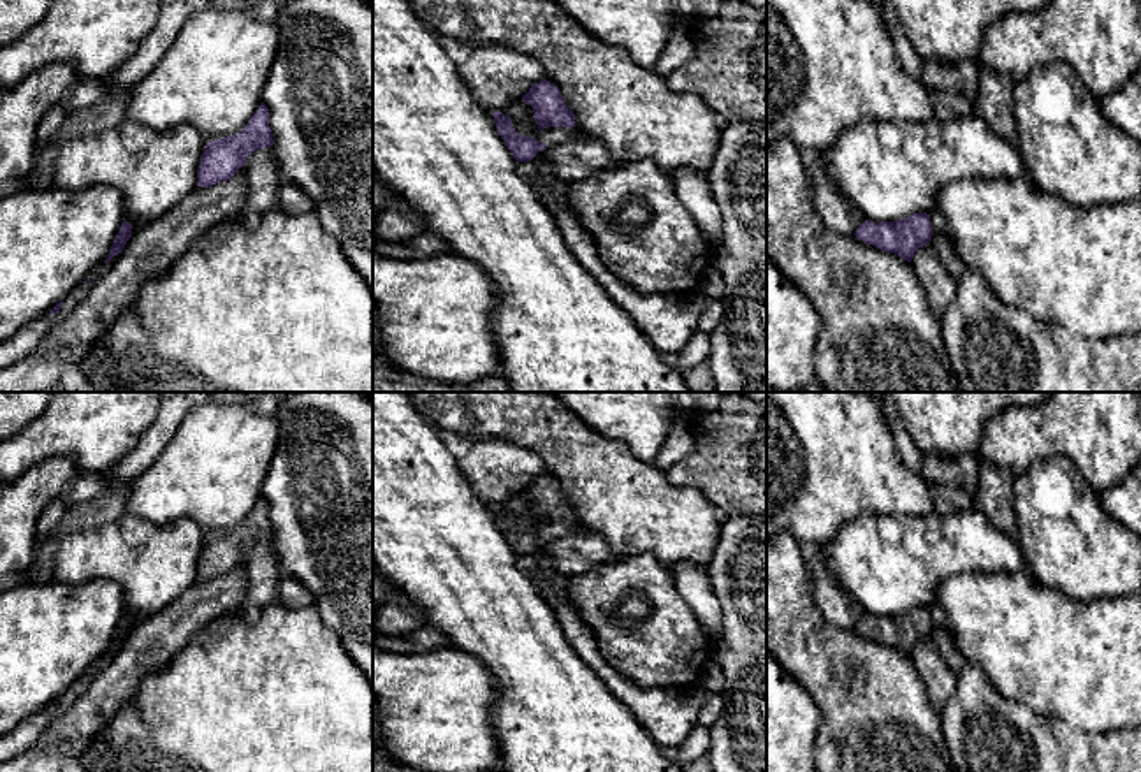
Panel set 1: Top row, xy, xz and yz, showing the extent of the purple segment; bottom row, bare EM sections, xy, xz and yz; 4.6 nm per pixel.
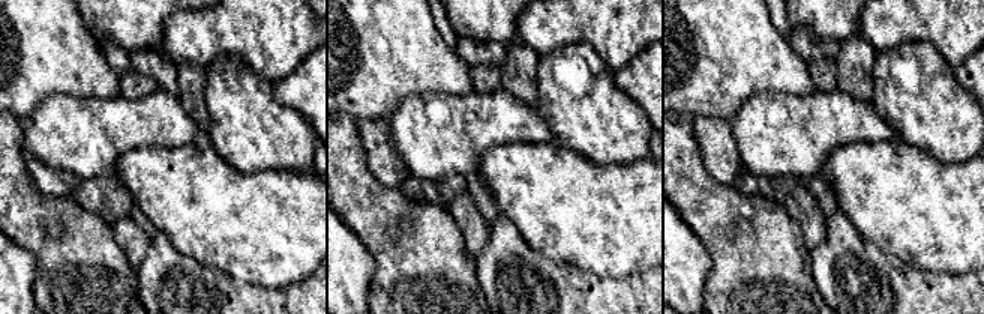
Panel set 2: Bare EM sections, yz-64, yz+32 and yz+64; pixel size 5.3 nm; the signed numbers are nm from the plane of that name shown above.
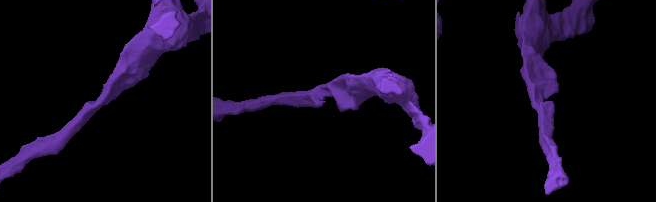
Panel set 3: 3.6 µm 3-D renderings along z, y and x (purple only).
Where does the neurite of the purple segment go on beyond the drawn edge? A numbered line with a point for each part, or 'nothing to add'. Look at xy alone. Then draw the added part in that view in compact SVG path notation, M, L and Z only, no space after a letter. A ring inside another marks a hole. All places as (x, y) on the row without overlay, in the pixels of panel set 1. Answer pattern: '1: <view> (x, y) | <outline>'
nothing to add

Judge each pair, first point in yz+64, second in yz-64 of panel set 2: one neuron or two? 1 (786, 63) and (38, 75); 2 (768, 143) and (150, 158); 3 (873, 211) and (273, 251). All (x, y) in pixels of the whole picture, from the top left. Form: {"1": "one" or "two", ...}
{"1": "one", "2": "two", "3": "one"}

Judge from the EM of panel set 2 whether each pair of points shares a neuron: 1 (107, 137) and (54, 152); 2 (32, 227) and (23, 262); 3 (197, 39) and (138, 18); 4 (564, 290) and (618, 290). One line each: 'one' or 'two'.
1: one
2: two
3: two
4: one

